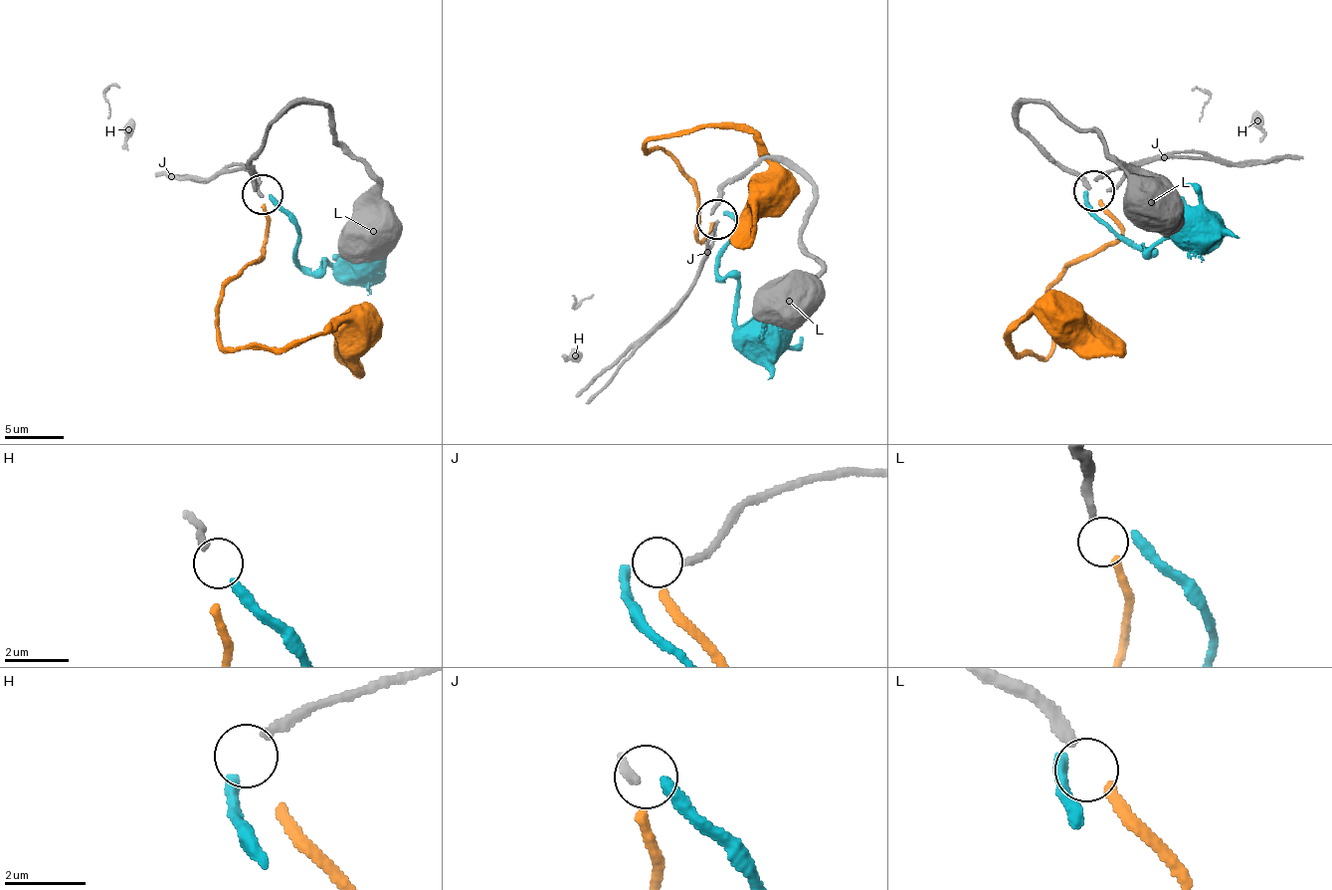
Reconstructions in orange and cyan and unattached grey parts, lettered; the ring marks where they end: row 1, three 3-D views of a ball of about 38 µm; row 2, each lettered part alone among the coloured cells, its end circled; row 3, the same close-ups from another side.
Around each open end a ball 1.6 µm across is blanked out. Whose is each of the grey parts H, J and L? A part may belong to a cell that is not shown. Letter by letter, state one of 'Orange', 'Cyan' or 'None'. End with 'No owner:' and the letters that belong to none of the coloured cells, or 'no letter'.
H: None
J: None
L: None
No owner: H, J, L

